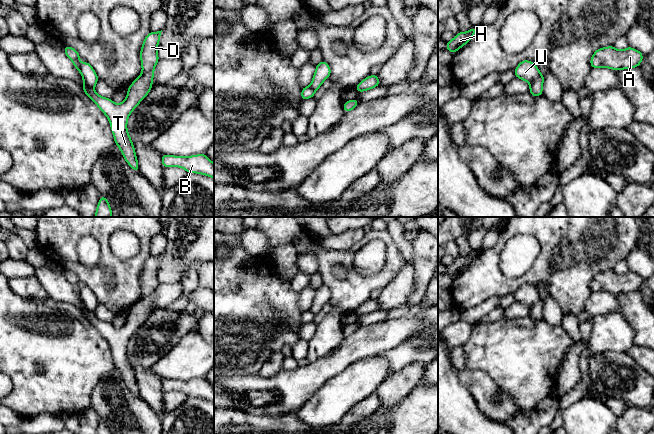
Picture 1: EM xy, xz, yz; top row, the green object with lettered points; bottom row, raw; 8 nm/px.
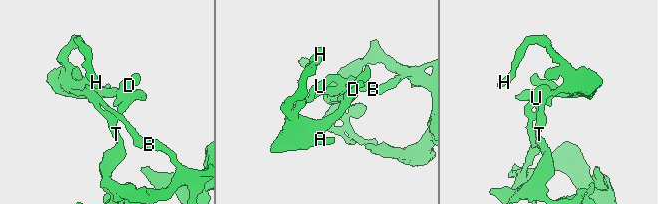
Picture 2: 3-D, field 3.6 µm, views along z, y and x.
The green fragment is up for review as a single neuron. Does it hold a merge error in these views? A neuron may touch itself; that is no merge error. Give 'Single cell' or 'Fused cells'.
Single cell

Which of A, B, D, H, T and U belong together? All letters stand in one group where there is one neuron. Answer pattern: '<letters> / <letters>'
A B D H T U

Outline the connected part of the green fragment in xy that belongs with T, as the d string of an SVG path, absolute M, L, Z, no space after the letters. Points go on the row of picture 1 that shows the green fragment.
M161 31L150 32L144 39L140 51L142 65L141 75L128 87L127 97L121 104L115 104L112 99L98 95L94 87L98 82L98 76L88 62L80 63L79 53L72 47L65 46L66 56L73 62L74 67L80 71L84 80L82 89L86 95L107 116L114 141L123 154L129 166L139 172L139 165L130 135L127 131L128 117L138 104L147 96L152 89L154 69L159 61L158 44Z

